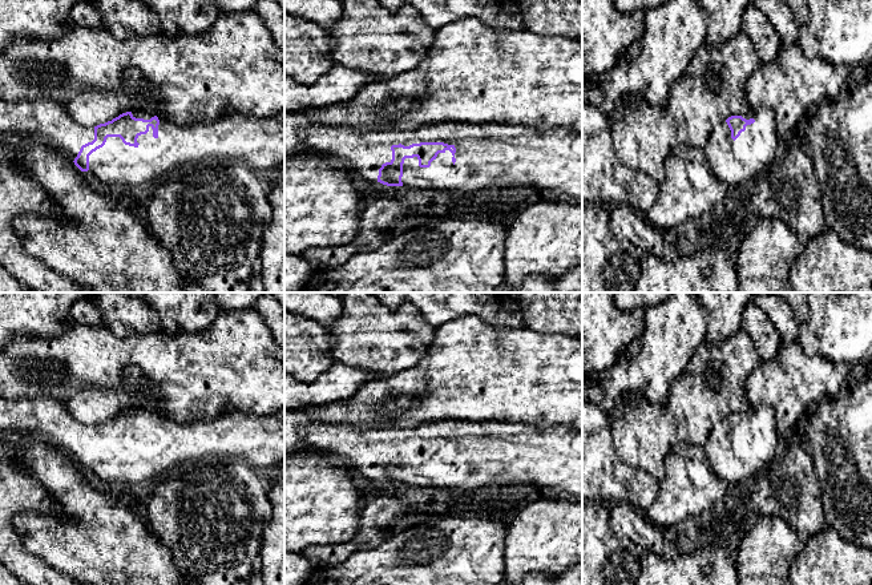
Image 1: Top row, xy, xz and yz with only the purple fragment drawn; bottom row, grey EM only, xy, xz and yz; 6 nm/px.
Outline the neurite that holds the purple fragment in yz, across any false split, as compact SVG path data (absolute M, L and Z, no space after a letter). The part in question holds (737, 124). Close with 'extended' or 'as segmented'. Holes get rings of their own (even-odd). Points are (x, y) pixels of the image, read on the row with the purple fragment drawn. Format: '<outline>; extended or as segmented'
M763 109L718 124L703 150L718 179L747 186L774 162L783 144L774 113Z; extended

